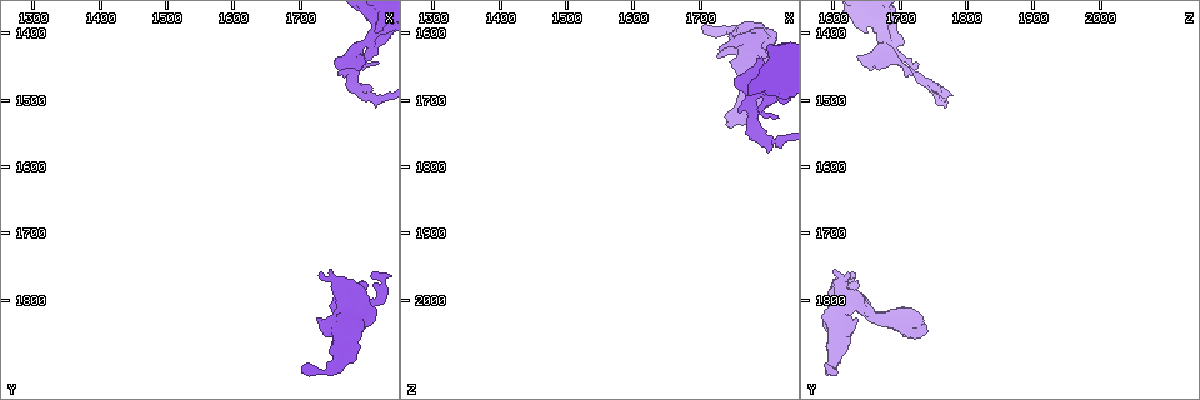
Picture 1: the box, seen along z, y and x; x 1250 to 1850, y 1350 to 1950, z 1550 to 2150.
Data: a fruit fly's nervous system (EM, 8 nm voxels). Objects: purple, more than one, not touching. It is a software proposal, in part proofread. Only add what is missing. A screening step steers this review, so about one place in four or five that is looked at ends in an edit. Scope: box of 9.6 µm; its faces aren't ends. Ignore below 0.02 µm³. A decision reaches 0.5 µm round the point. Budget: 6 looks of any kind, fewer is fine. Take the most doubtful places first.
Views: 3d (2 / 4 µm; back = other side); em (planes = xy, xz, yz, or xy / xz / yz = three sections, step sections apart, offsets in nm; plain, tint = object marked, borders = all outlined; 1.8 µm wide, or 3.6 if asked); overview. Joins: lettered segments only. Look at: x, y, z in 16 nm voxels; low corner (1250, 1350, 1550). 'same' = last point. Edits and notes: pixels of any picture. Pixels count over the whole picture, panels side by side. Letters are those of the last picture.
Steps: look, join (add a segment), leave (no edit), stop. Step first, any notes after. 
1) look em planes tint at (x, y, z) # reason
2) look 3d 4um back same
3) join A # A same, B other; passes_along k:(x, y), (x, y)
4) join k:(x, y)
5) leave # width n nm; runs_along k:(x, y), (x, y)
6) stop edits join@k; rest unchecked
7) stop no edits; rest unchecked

look em 3.6um planes borders at (1705, 1900, 1585) # an open end

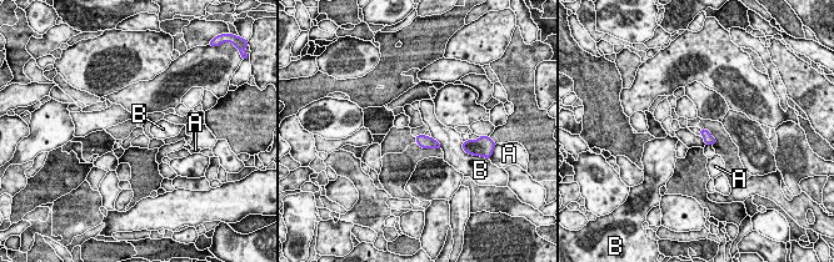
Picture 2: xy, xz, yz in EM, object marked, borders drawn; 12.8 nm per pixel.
leave # A other, B other; no lettered segment goes on from it

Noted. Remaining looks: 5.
look 3d 4um at (1805, 1760, 1625) # an open end

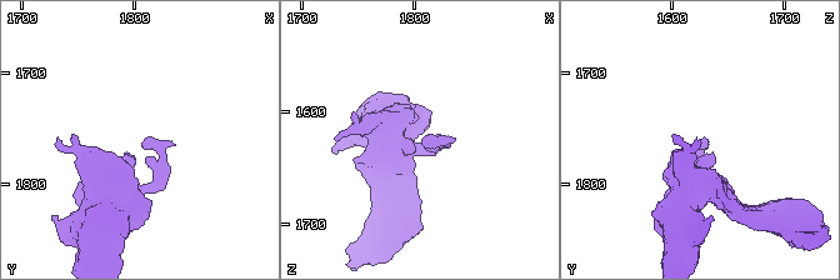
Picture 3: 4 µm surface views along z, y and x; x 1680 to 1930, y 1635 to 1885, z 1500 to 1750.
look em xy step 16 tint at (1808, 1764, 1626) # need the tissue

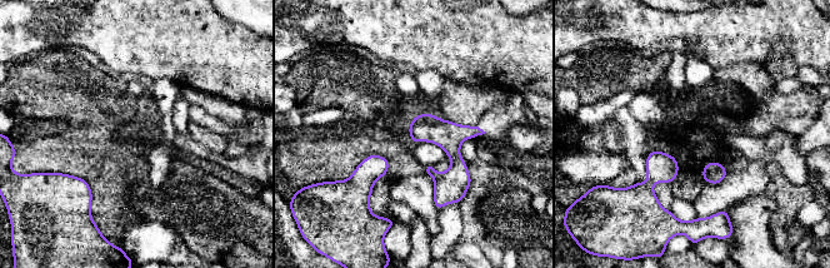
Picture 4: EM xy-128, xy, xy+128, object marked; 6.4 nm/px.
look em planes borders same # another direction

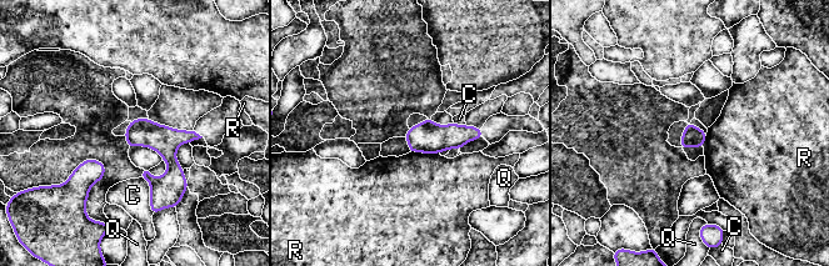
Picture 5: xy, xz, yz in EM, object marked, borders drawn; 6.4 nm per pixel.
leave # C other, Q other, R other; runs_along 5:(138, 121), (171, 161), (156, 206); none of them fits

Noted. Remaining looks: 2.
look em planes borders at (1740, 1840, 1735) # an open end

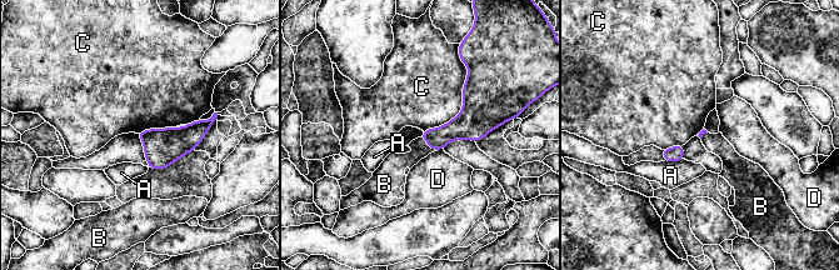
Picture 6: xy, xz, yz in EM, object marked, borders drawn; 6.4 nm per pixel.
join B # longest_contact C 550 nm; A other, B same, C other, D other; the neuron continues

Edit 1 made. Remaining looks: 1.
stop edits join@6; rest unchecked

